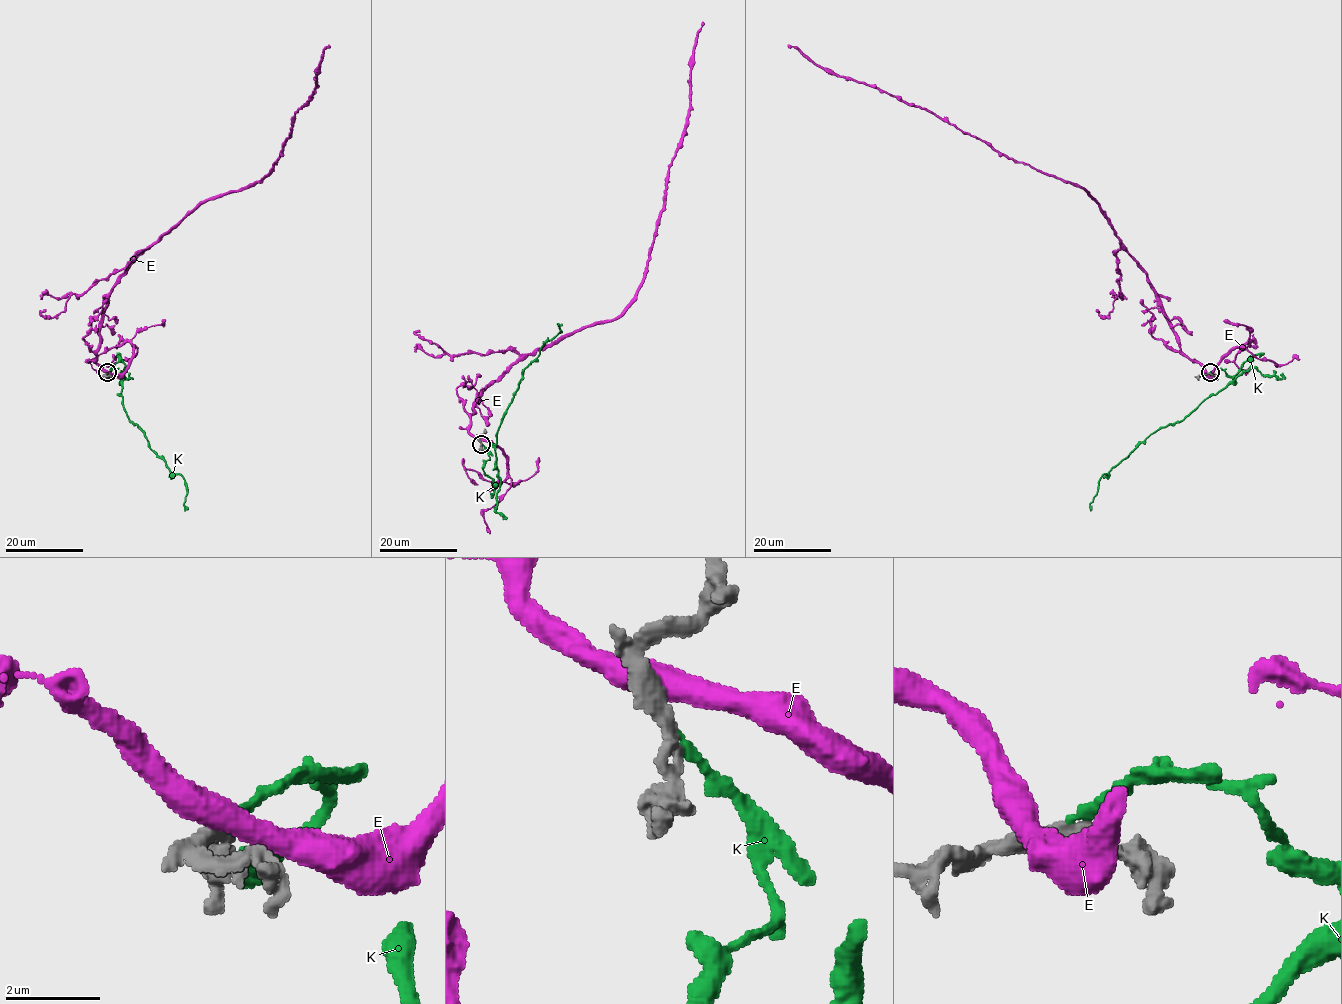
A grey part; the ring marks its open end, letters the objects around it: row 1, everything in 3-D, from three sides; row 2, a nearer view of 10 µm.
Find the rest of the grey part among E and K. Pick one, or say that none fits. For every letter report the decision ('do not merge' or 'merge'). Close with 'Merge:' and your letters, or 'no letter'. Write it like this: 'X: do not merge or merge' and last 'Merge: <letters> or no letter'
E: do not merge
K: merge
Merge: K

